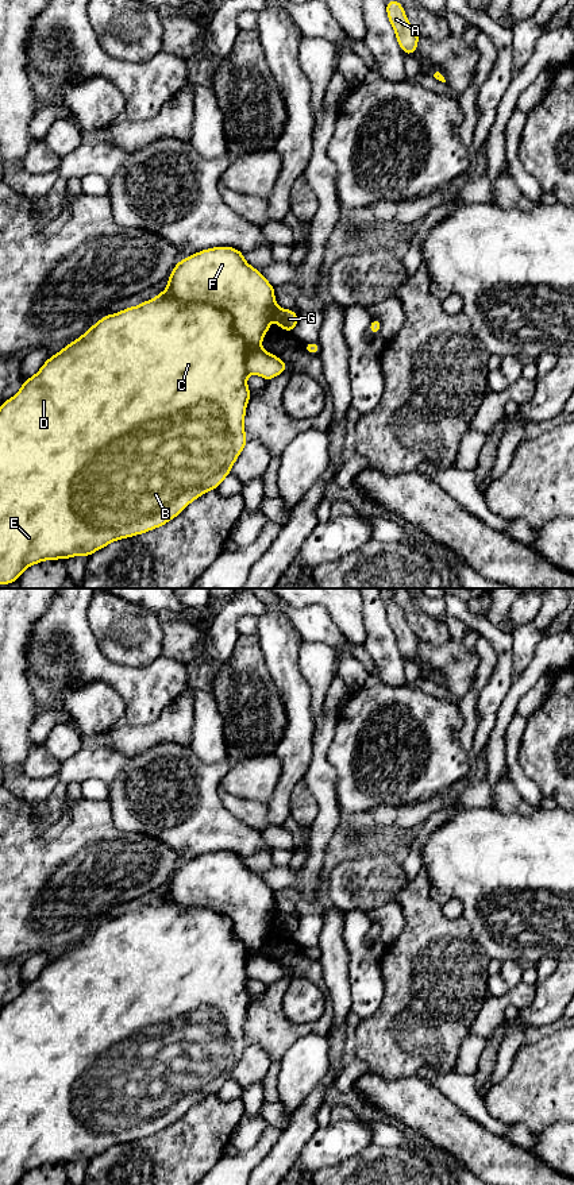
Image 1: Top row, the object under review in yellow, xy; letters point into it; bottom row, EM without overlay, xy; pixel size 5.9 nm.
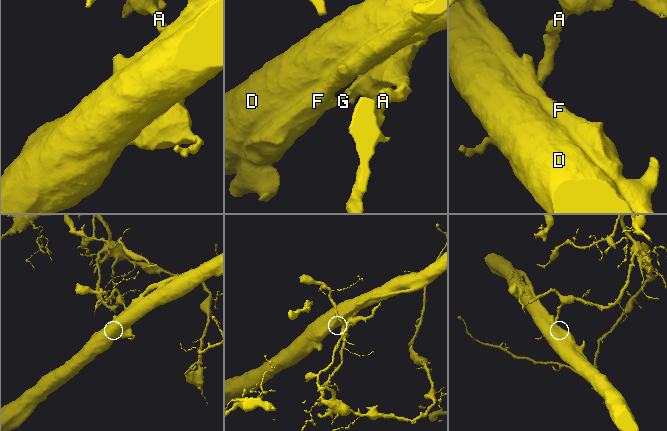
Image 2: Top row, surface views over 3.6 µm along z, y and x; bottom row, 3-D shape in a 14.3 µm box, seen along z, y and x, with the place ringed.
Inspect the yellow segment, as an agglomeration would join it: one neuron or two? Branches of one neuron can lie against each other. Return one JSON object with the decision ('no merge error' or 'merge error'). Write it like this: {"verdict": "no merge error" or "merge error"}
{"verdict": "merge error"}

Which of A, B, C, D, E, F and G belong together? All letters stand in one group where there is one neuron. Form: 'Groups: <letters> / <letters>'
Groups: A G / B C D E F

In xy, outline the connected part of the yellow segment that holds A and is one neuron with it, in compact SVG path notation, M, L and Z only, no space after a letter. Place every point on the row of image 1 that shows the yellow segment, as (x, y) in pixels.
M398 0L385 3L388 19L396 32L396 39L405 55L412 55L417 50L419 34L405 16L404 7Z

